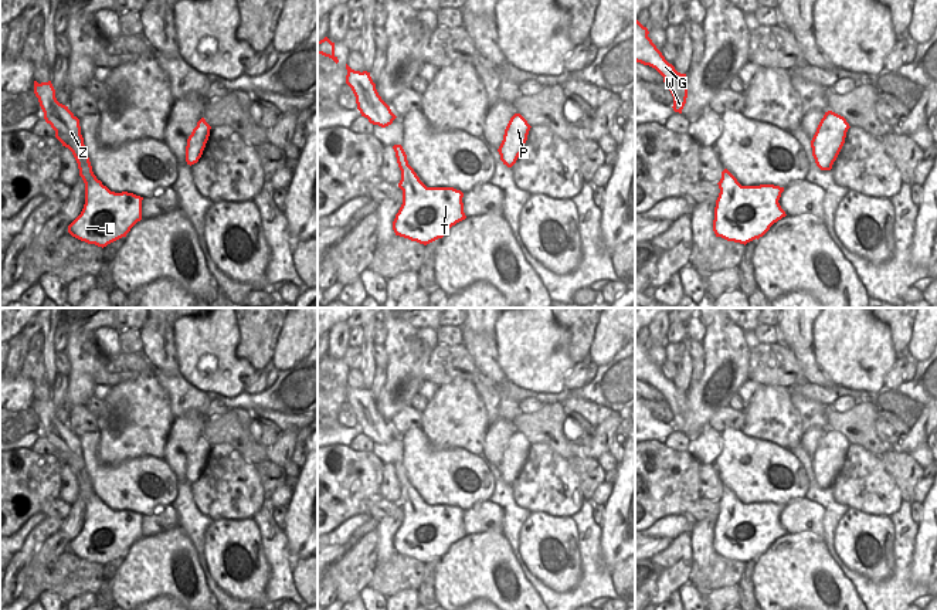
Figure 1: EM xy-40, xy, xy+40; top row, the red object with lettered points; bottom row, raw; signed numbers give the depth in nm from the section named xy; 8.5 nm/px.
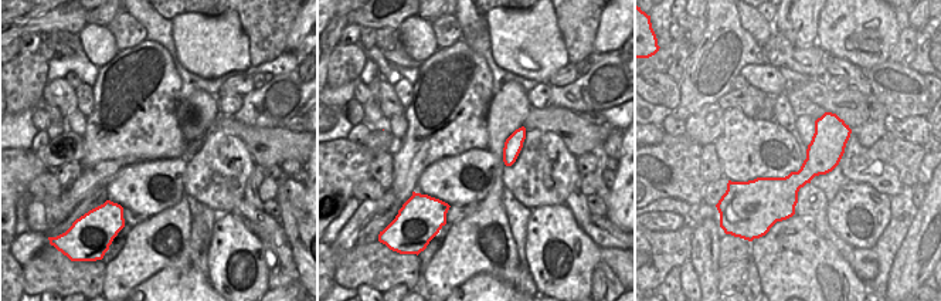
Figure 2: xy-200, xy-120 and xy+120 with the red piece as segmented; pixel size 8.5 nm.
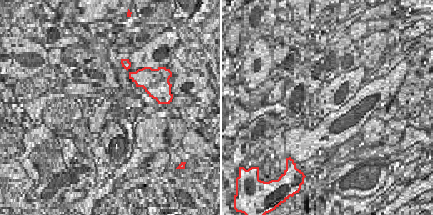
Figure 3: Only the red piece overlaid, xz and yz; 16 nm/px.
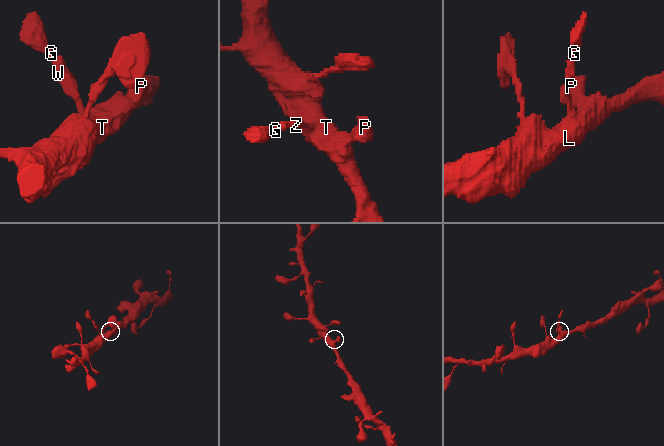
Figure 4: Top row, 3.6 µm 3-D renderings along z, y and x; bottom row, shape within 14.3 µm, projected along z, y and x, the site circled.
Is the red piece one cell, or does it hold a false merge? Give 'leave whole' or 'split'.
leave whole

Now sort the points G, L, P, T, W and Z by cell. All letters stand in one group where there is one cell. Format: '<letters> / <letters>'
G L P T W Z

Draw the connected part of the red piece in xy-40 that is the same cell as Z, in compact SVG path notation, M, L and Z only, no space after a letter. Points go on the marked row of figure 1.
M34 81L34 94L45 122L55 131L55 138L72 152L79 176L85 183L84 209L68 226L68 233L81 241L102 248L126 237L130 228L142 220L143 197L128 192L111 192L96 179L85 152L79 119L68 106L57 101L51 81L41 84Z

